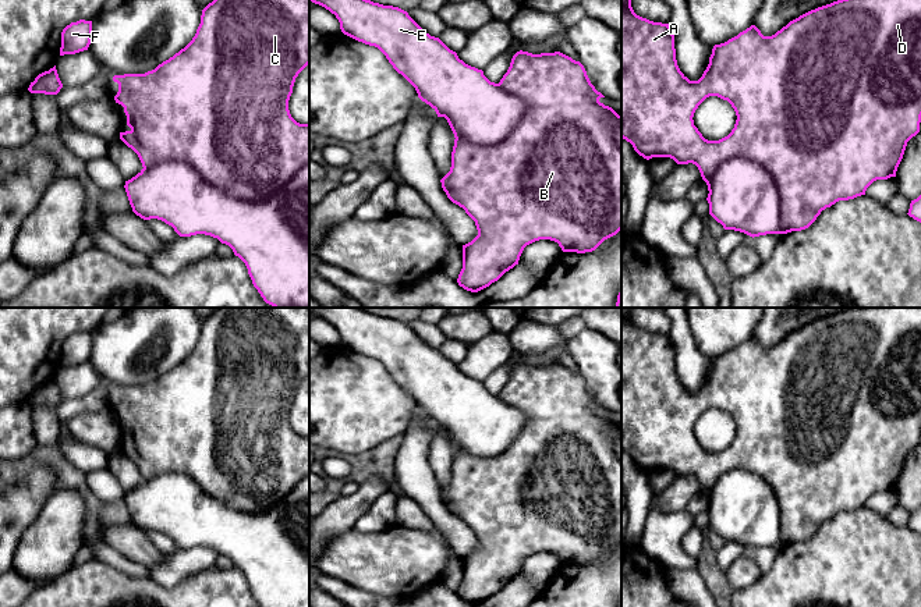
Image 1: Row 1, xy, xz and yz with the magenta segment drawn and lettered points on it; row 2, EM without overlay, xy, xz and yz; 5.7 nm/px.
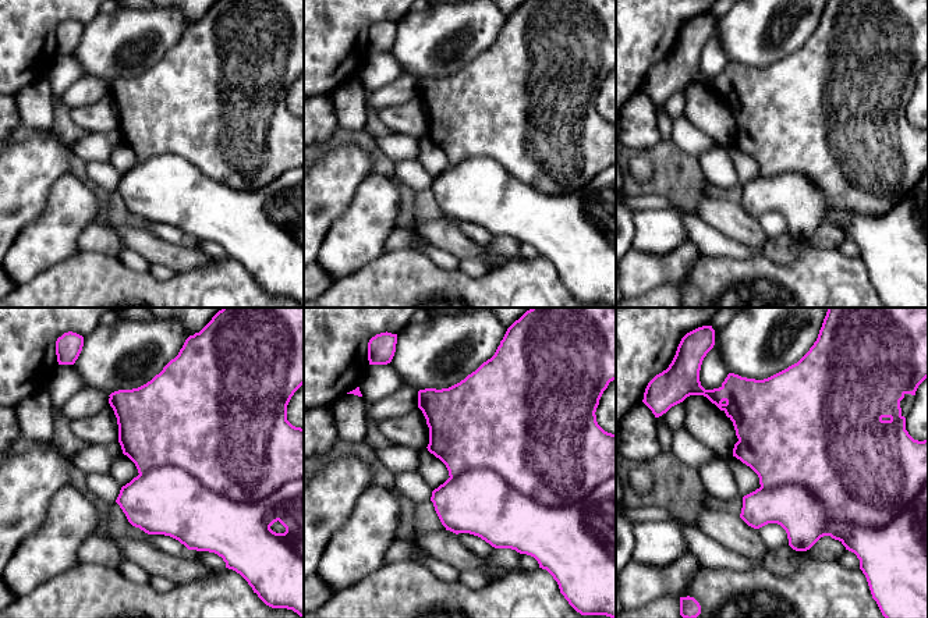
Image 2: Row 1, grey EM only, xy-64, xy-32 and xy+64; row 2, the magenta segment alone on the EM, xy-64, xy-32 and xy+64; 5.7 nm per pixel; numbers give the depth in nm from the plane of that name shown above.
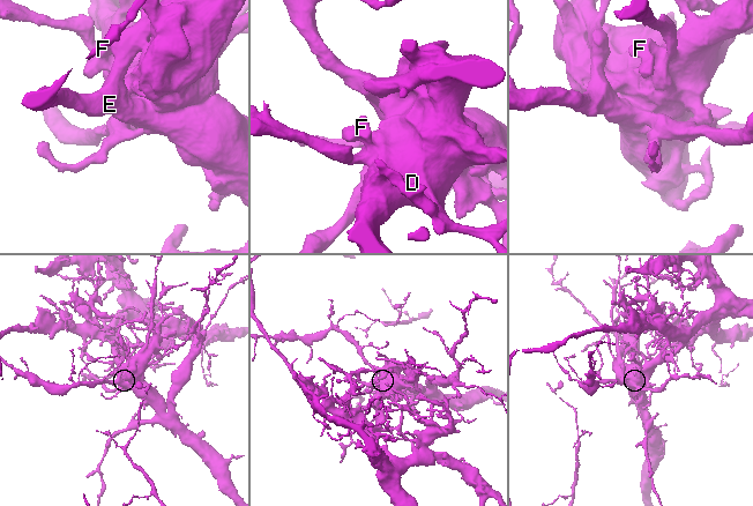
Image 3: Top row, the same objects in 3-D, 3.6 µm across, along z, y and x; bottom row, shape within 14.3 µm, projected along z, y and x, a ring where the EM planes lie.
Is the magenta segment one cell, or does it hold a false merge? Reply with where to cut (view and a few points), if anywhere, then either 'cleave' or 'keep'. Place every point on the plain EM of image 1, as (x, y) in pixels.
xy (308, 474), (261, 511), (237, 511), (180, 472), (144, 479) | cleave

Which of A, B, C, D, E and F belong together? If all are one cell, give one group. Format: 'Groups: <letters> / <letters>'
Groups: A B C D F / E

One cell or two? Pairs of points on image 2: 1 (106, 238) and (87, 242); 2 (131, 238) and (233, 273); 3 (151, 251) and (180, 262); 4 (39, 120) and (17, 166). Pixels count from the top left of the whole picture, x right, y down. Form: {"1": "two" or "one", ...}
{"1": "one", "2": "two", "3": "one", "4": "two"}

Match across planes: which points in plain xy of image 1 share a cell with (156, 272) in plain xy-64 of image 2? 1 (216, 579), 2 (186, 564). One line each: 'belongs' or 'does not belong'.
1: does not belong
2: belongs

